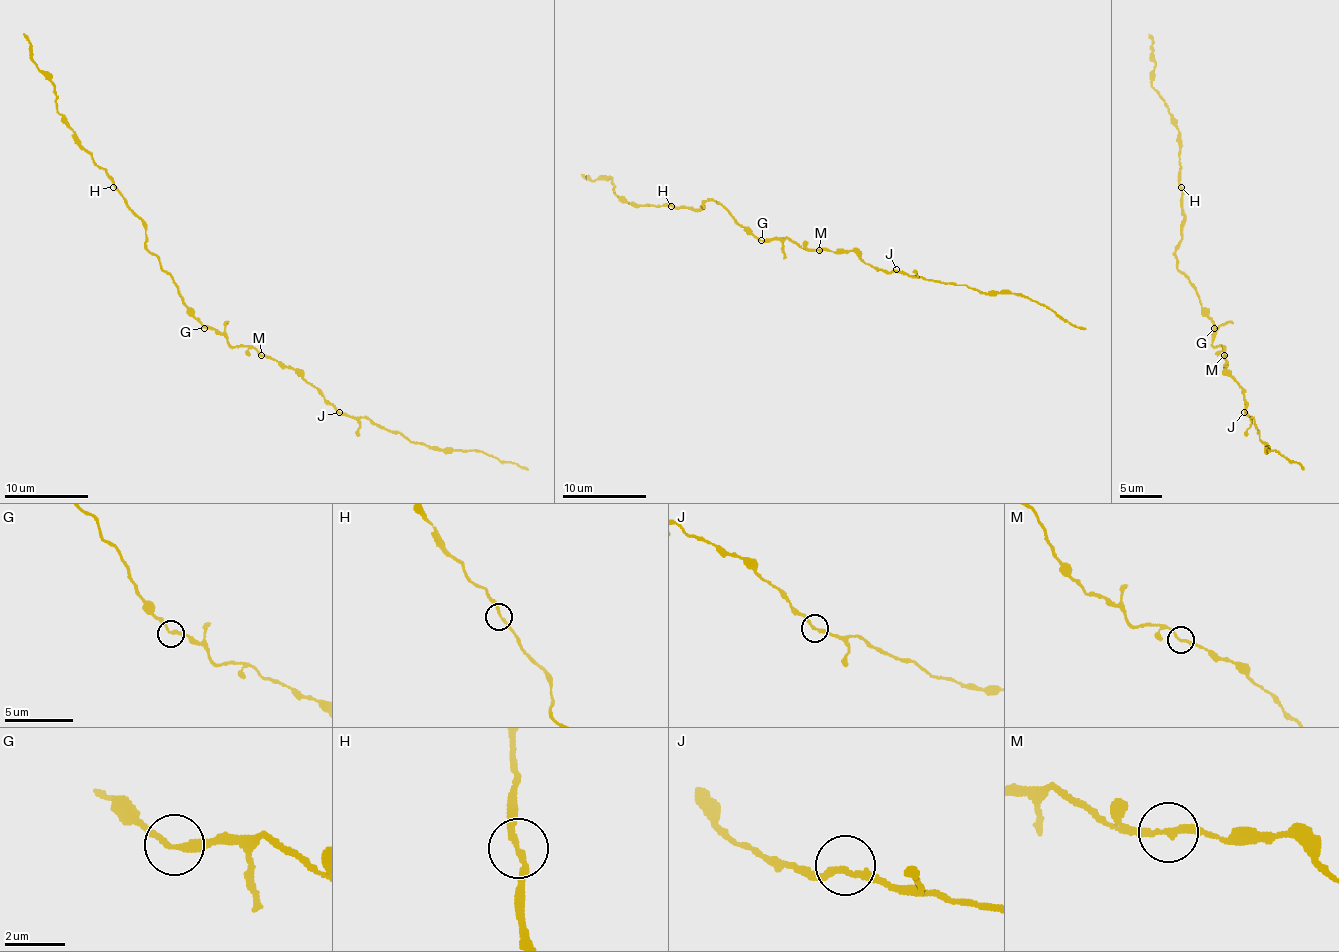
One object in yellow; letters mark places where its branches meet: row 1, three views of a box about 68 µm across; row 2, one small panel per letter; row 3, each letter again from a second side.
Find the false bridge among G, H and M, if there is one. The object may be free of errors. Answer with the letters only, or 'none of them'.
none of them

